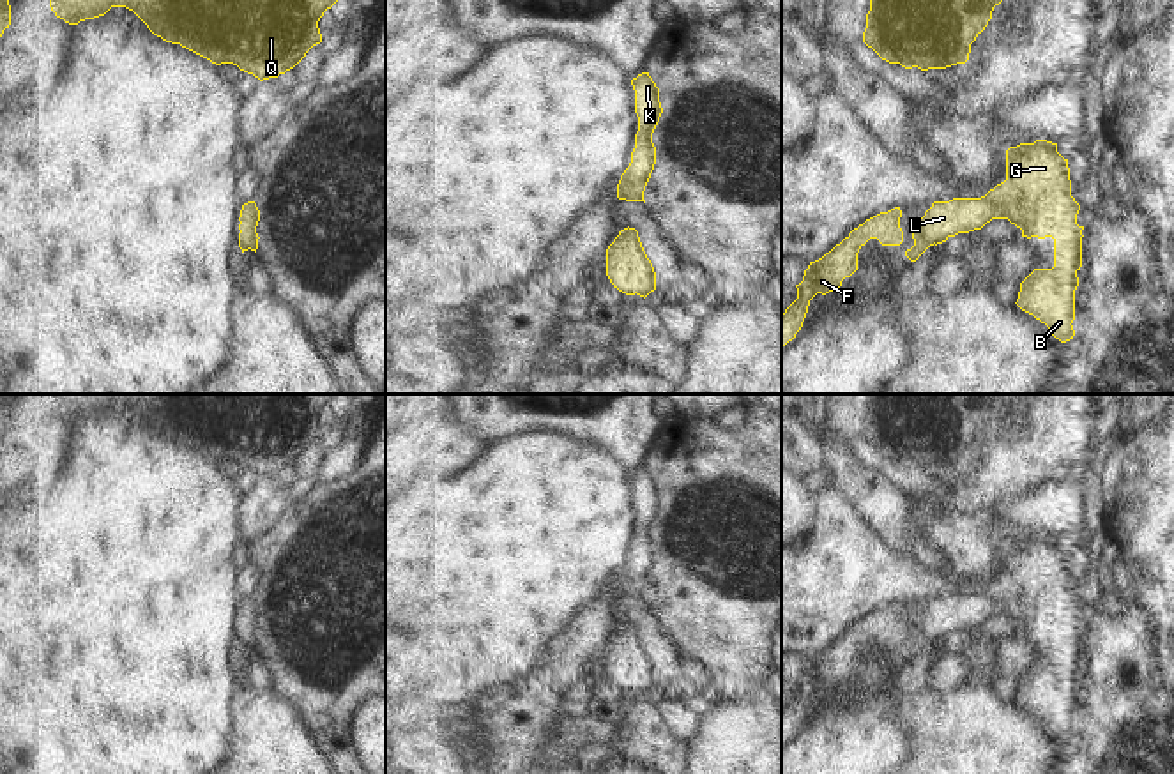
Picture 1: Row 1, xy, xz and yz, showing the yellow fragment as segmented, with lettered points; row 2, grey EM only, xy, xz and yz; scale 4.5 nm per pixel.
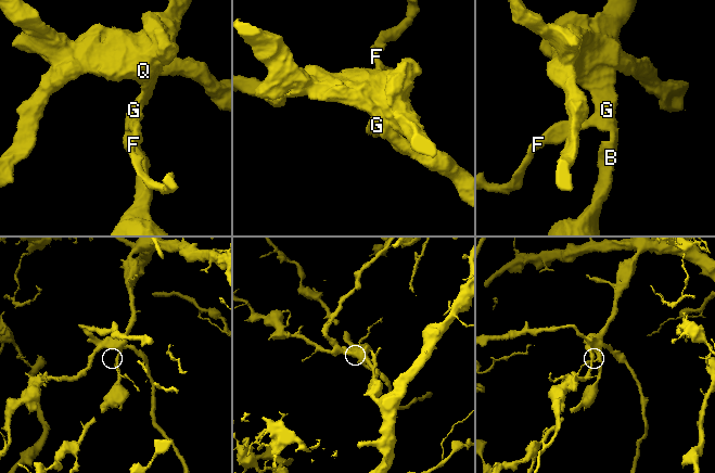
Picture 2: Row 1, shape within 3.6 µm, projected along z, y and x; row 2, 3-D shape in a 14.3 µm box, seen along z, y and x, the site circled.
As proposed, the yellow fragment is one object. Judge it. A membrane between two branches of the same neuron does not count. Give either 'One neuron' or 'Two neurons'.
One neuron

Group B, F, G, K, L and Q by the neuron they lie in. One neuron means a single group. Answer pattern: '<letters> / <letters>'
B F G K L Q

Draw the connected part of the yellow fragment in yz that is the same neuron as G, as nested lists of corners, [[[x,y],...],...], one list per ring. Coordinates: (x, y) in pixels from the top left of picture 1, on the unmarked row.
[[[1036,535],[1006,546],[1006,576],[997,580],[981,594],[953,594],[934,597],[923,613],[914,617],[914,641],[905,647],[916,657],[930,641],[946,638],[958,629],[981,626],[992,615],[1008,615],[1022,626],[1022,633],[1052,633],[1054,663],[1034,664],[1022,679],[1017,702],[1045,719],[1050,732],[1066,739],[1073,735],[1077,668],[1082,663],[1082,626],[1077,620],[1080,601],[1071,592],[1068,555],[1057,548],[1057,539]]]

